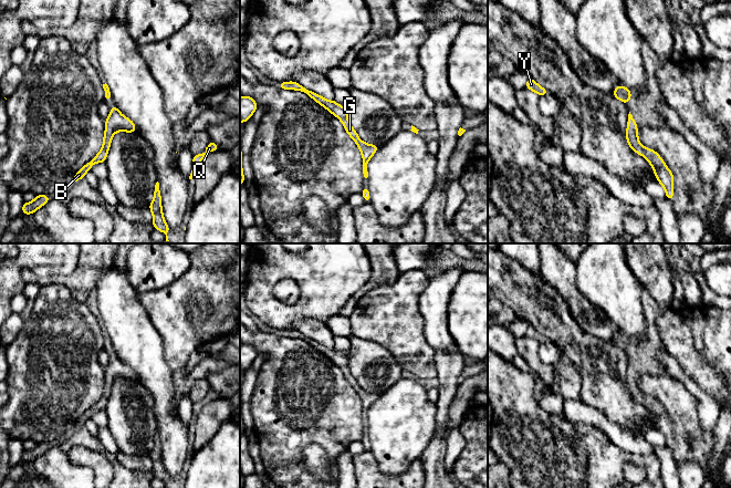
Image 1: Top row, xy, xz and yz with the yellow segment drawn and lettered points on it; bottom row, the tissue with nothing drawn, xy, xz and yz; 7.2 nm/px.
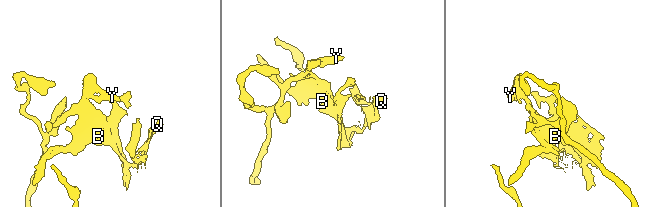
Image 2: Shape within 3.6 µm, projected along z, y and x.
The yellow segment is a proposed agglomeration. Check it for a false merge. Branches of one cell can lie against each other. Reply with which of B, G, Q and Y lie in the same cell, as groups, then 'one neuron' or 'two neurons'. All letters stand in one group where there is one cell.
groups B G Q Y; one neuron

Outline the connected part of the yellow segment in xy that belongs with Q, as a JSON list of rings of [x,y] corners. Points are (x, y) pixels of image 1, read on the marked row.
[[[210,141],[209,145],[206,147],[205,153],[194,155],[194,157],[192,157],[192,170],[191,170],[191,174],[189,176],[189,179],[196,178],[196,170],[197,170],[199,164],[201,163],[201,160],[205,158],[206,154],[209,152],[216,152],[218,149],[219,149],[219,147],[217,146],[217,144],[212,141]]]

